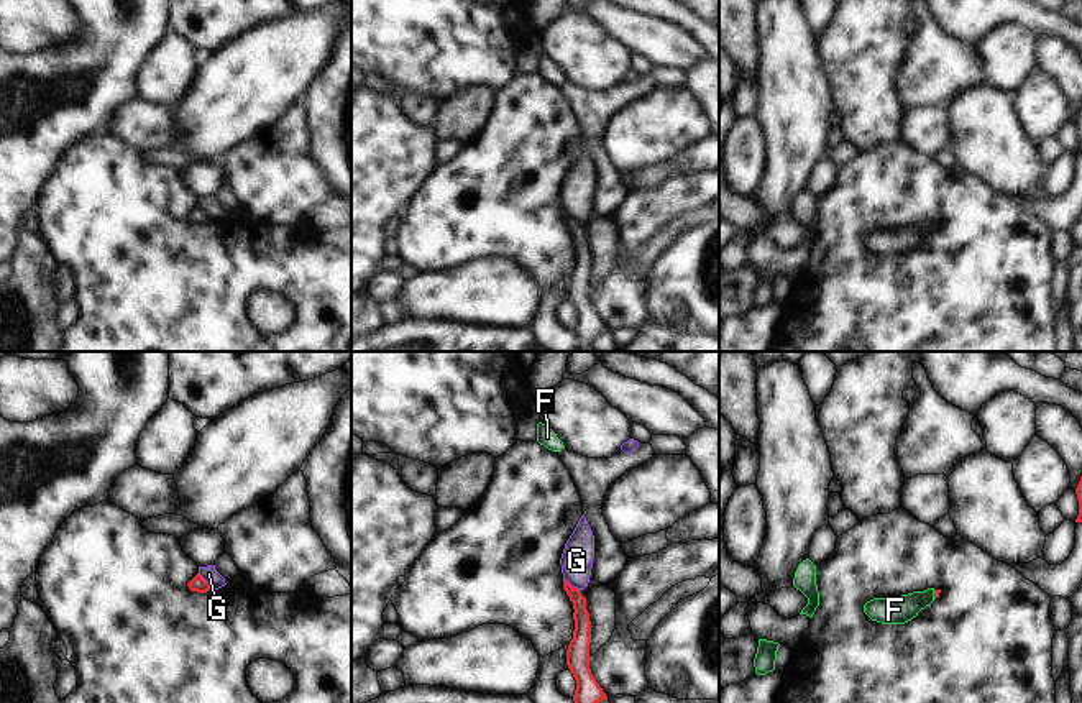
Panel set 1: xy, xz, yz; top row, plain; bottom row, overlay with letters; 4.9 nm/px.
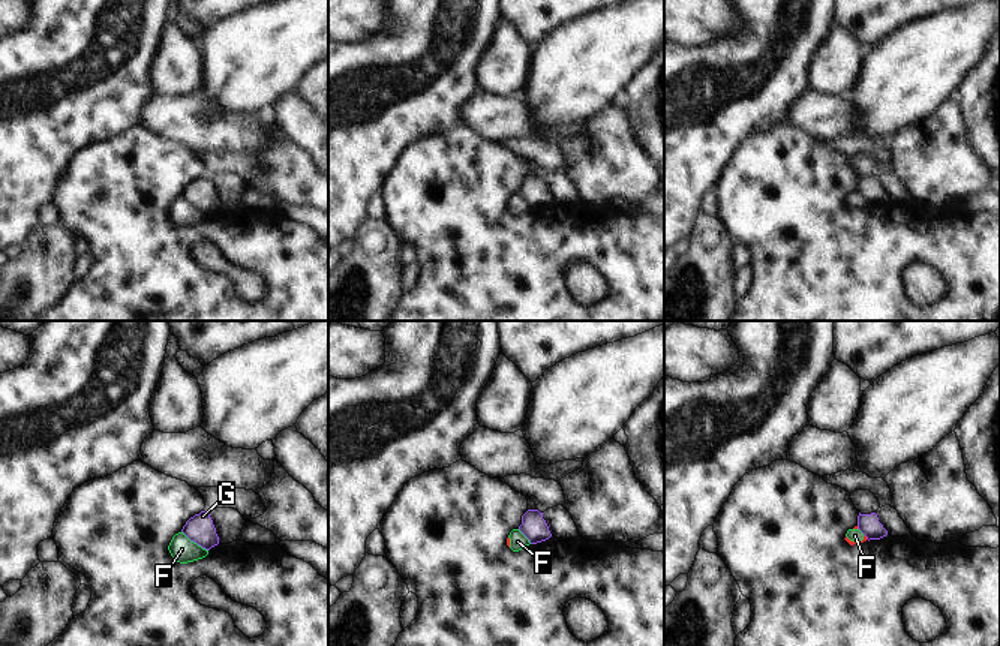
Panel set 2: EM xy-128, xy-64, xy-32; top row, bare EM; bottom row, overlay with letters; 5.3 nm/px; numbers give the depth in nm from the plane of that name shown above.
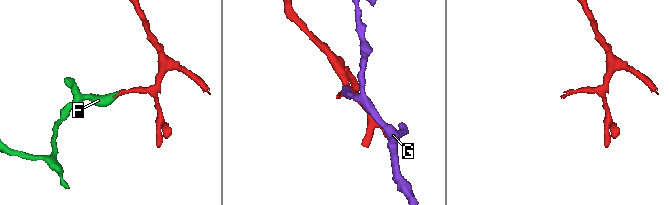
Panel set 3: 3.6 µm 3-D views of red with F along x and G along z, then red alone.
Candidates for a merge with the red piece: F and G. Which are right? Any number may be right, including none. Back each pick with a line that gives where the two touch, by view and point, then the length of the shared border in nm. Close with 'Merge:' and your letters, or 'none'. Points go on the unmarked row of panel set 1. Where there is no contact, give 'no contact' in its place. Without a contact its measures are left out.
F: contact yz (935, 227); length 50 nm
Merge: F

